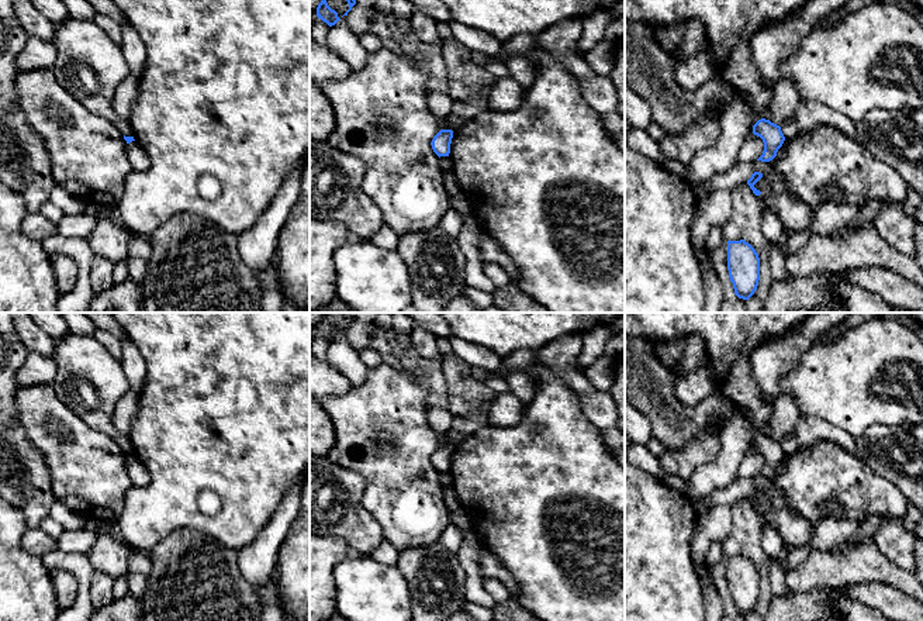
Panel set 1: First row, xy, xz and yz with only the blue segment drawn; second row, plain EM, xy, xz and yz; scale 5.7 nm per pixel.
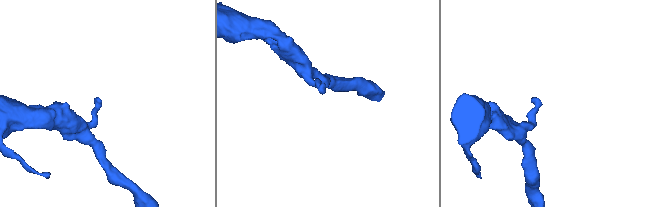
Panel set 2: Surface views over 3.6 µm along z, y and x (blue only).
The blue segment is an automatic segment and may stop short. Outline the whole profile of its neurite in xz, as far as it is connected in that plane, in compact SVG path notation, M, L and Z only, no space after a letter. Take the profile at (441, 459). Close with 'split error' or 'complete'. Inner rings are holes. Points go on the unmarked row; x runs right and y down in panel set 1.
M440 445L432 455L431 460L433 468L440 472L449 472L450 469L450 459L453 453L452 445Z; complete

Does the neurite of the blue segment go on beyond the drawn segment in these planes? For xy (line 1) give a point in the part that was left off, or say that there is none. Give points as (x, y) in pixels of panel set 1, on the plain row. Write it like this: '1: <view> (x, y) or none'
1: none

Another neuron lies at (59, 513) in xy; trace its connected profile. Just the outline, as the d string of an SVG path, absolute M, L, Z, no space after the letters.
M55 503L51 507L49 517L58 524L61 524L63 529L79 528L86 521L61 503Z

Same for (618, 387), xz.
M625 352L615 358L615 379L609 394L618 406L618 428L625 432Z

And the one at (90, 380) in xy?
M68 332L56 342L53 359L58 372L52 387L58 399L90 428L113 437L122 451L134 452L129 439L115 429L113 421L117 401L129 391L120 358L110 353L96 335Z

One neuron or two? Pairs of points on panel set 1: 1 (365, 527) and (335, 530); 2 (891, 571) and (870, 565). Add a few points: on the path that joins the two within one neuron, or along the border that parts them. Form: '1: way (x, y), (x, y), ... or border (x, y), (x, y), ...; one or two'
1: way (358, 528), (342, 530); one
2: way (885, 571), (875, 568); one

